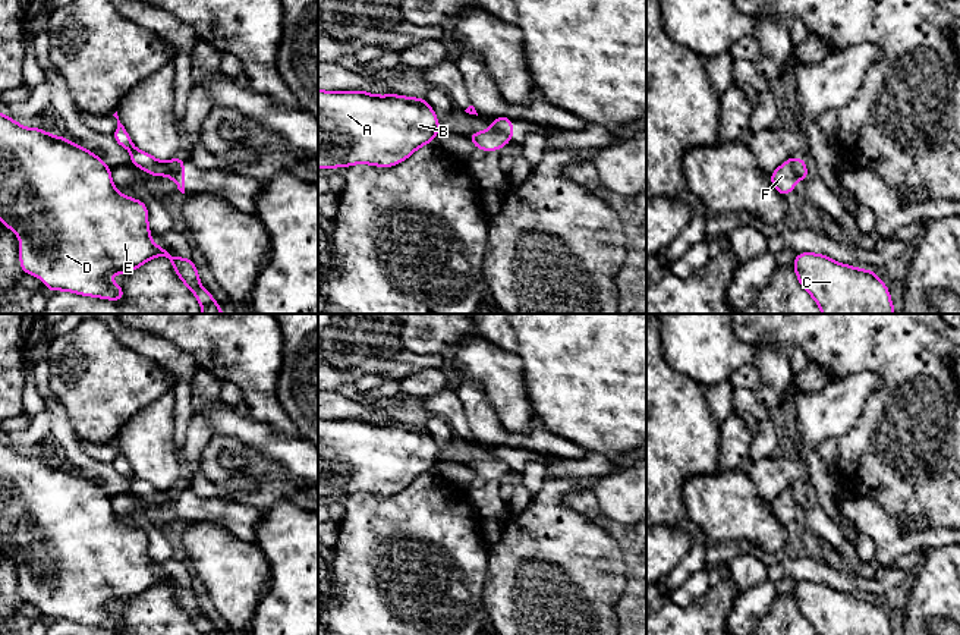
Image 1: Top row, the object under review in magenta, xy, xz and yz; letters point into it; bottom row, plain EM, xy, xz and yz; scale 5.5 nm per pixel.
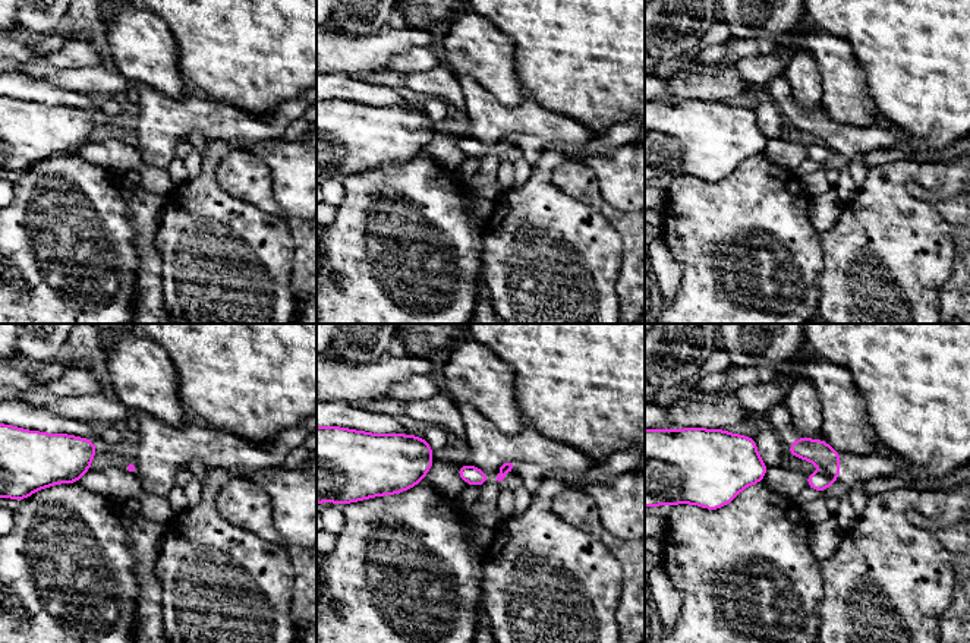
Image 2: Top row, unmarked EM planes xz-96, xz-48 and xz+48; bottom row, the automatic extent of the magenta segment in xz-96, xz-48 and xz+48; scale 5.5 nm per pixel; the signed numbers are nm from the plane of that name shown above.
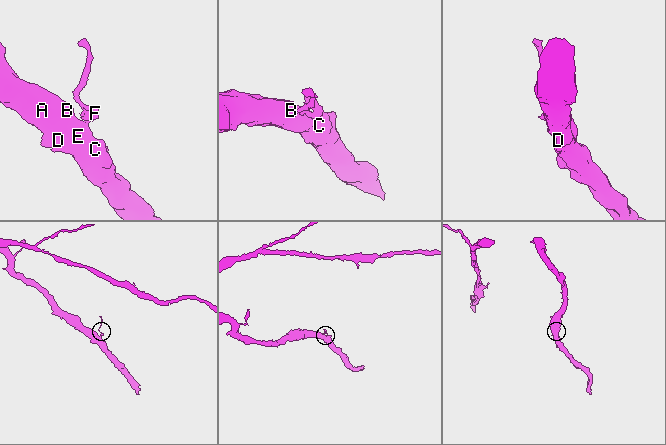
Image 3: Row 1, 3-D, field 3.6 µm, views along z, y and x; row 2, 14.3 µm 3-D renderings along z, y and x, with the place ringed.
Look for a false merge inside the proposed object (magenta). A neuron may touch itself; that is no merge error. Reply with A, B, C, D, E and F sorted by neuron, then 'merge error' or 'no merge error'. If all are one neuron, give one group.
A B C D E / F; merge error

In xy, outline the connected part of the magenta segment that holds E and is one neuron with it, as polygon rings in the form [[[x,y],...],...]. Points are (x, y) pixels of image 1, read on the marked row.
[[[0,113],[0,221],[21,239],[21,270],[44,279],[48,292],[67,290],[76,295],[123,301],[120,285],[110,283],[113,273],[128,274],[154,257],[166,257],[186,287],[196,296],[202,314],[224,314],[201,282],[196,265],[189,258],[171,257],[163,246],[151,242],[148,207],[139,199],[122,195],[111,180],[111,169],[103,158],[67,138],[53,136],[41,128],[25,128]]]

